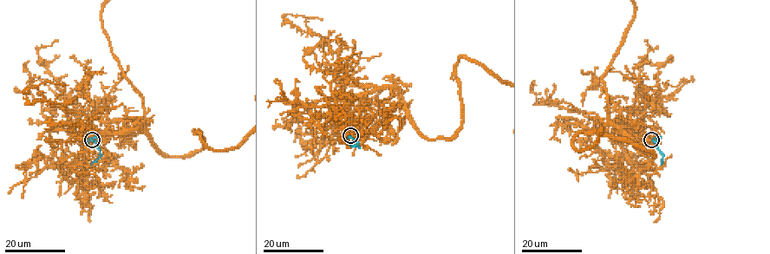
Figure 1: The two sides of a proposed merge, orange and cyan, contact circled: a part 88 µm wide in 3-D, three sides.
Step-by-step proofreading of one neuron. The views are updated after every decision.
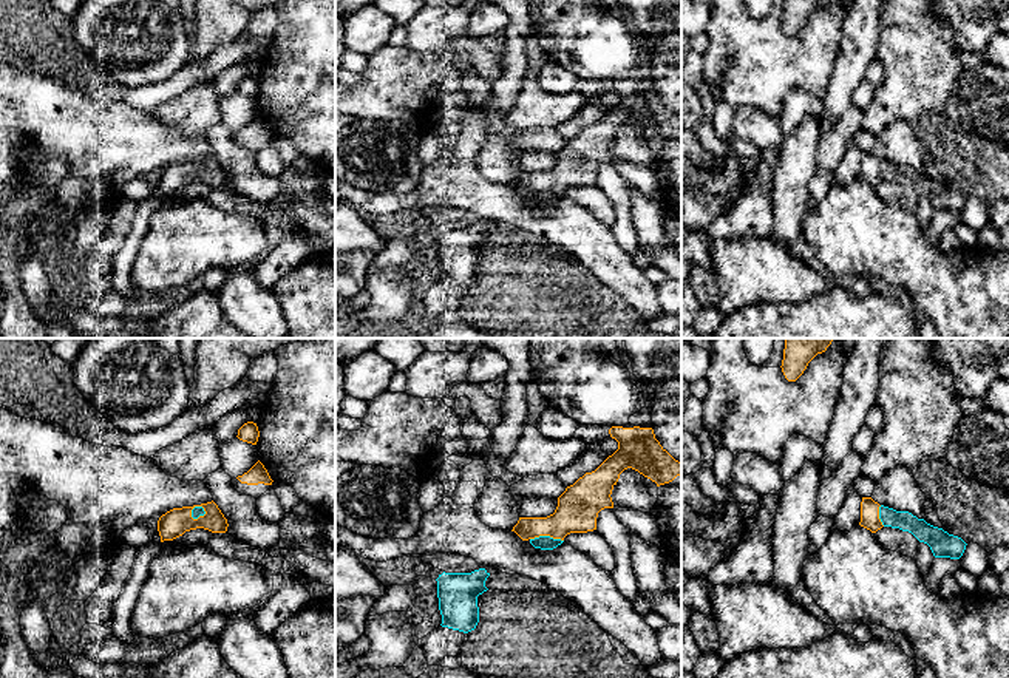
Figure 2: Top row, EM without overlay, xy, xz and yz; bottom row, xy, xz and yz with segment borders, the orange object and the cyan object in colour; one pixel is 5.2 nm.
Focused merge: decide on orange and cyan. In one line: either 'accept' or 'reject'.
accept

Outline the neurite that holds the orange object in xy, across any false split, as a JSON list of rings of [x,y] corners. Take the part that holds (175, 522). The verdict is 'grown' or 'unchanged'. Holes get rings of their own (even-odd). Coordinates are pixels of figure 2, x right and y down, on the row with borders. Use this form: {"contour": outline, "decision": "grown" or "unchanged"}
{"contour": [[[213,500],[193,507],[173,508],[158,520],[161,542],[173,541],[185,531],[196,528],[204,528],[212,533],[226,533],[227,527],[227,519]]], "decision": "grown"}

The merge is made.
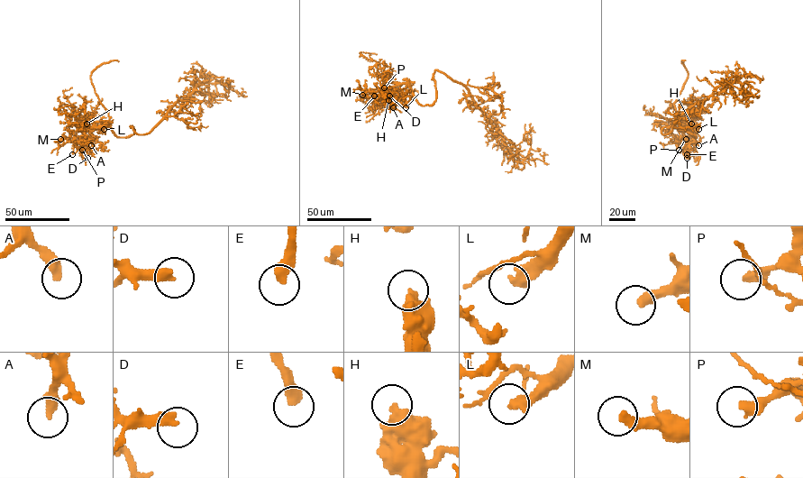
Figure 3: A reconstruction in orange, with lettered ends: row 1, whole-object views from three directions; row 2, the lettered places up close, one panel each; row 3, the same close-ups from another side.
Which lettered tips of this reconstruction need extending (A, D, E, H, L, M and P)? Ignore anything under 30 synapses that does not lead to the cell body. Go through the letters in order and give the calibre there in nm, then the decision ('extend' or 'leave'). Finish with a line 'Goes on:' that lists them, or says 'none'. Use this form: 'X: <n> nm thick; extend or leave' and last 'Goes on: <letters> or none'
A: 360 nm thick; leave
D: 380 nm thick; leave
E: 440 nm thick; extend
H: 480 nm thick; leave
L: 380 nm thick; leave
M: 360 nm thick; extend
P: 400 nm thick; extend
Goes on: E, M, P

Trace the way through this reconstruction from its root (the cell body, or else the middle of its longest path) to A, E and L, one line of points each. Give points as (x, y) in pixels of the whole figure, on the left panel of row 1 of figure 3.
A: (138, 134), (132, 126), (132, 134), (119, 137), (108, 125), (99, 125), (93, 129), (91, 145)
E: (138, 134), (132, 126), (132, 134), (119, 137), (107, 124), (89, 128), (77, 142), (72, 154)
L: (138, 134), (132, 126), (132, 134), (119, 137), (108, 125), (97, 126), (102, 122), (107, 123), (104, 129)

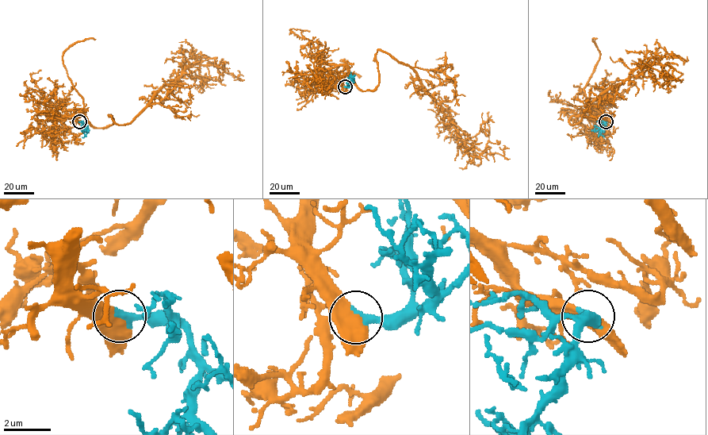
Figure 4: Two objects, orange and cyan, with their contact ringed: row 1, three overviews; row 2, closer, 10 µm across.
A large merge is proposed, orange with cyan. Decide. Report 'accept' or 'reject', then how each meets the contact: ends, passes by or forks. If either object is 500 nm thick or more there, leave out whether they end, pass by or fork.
accept

